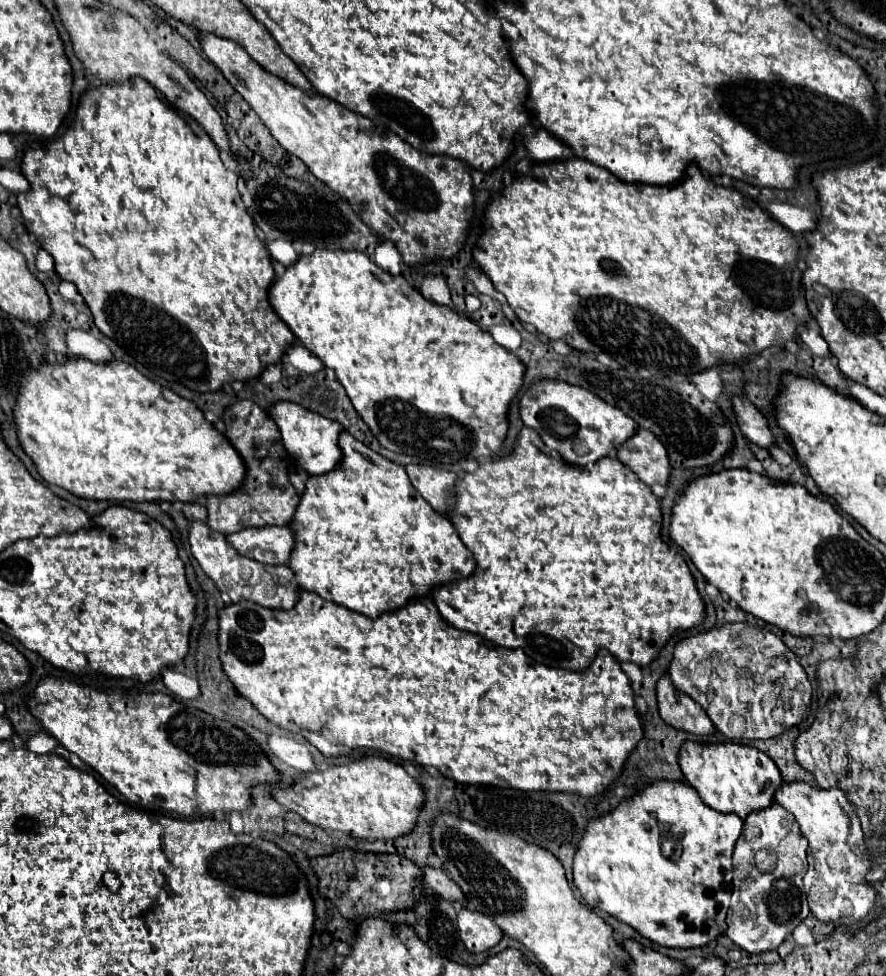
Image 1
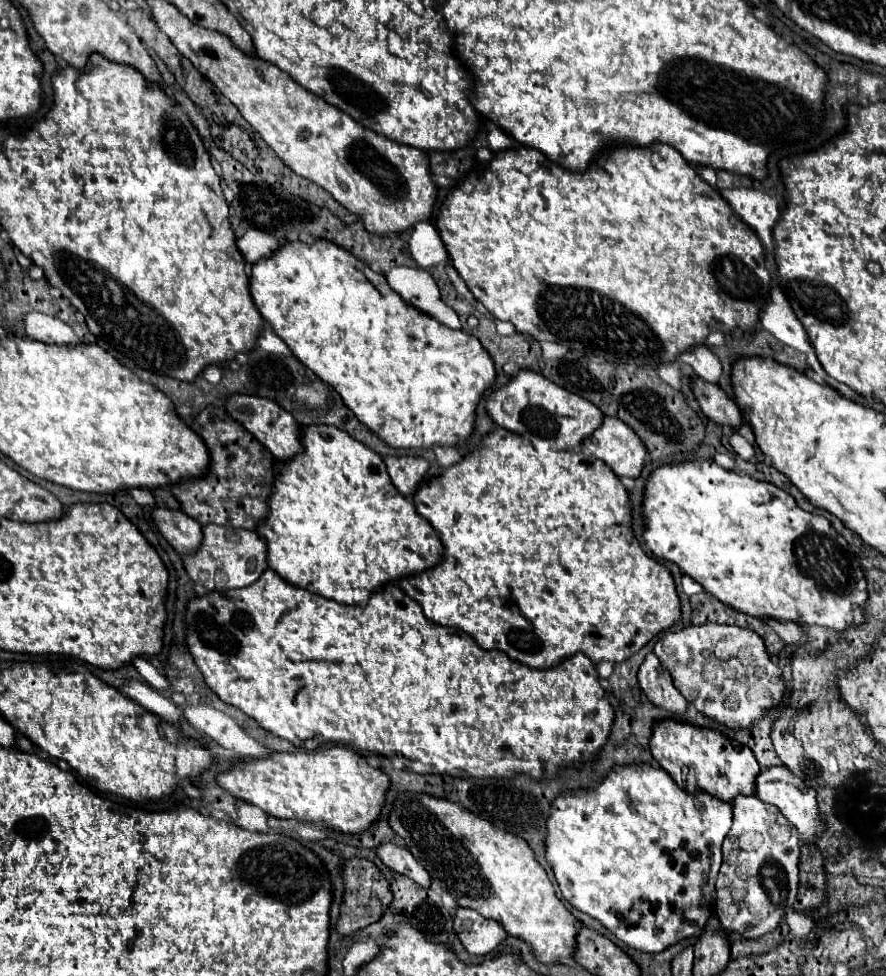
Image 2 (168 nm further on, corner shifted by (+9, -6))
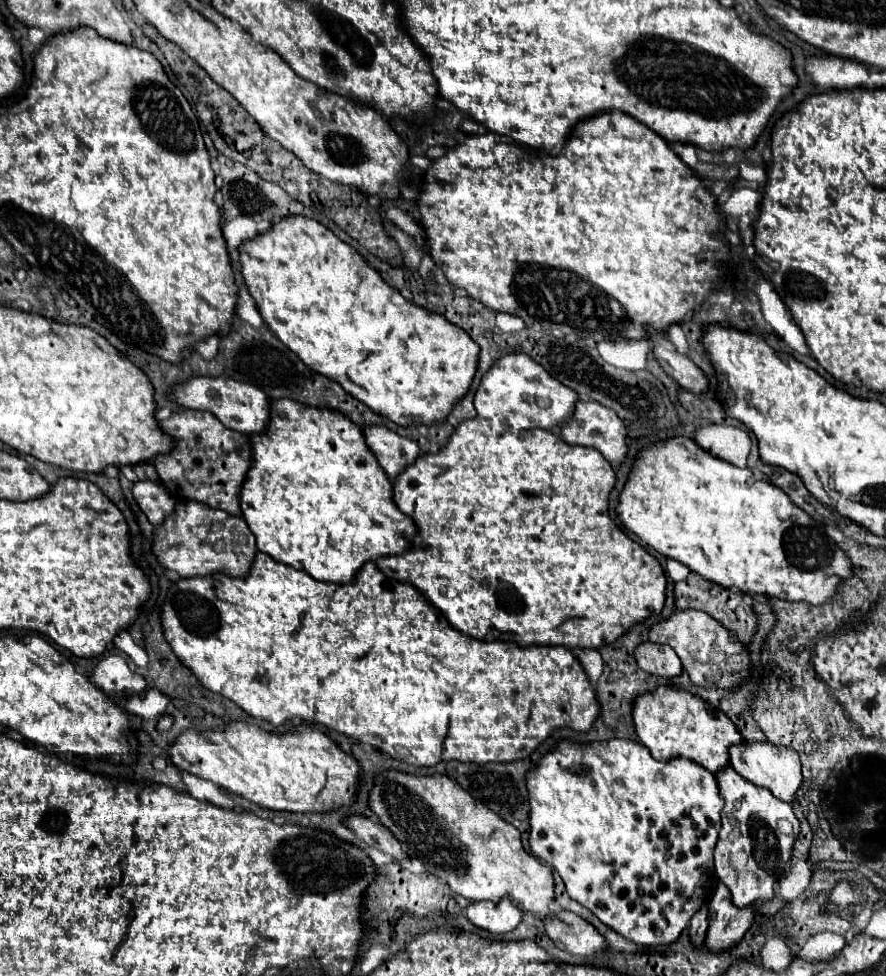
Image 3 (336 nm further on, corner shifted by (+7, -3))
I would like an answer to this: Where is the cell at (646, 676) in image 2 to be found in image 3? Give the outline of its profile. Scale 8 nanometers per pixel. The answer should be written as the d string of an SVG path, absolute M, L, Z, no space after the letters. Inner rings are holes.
M643 641L635 649L635 659L637 659L637 665L651 675L675 677L683 671L677 653L673 653L669 645L657 645L651 641Z

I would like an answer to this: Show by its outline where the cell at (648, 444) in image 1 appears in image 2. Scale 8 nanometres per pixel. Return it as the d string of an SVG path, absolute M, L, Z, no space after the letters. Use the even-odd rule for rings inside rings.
M605 416L601 428L583 440L583 450L591 456L603 460L617 476L639 478L645 460L647 448L639 436L619 418Z

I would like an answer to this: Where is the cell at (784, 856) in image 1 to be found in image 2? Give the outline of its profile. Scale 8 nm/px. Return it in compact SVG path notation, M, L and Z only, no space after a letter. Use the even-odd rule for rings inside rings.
M755 796L733 800L733 826L723 842L723 864L717 876L717 918L721 928L757 940L773 932L787 908L797 902L799 838L795 826L771 804Z

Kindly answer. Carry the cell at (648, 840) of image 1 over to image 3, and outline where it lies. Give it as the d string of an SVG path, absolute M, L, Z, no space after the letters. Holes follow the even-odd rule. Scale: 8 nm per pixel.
M563 739L549 753L545 753L525 777L527 777L527 789L529 789L531 853L559 873L571 899L579 901L605 925L609 925L611 929L615 929L629 941L635 941L637 945L667 945L667 943L677 941L681 931L689 925L691 917L711 899L719 881L715 867L713 867L713 849L715 849L719 829L721 829L723 799L719 795L715 775L709 773L707 769L701 769L701 765L693 765L693 761L689 761L687 757L673 757L673 761L657 761L651 757L649 749L643 743L631 741L631 739L593 741L593 743L583 743L583 745Z

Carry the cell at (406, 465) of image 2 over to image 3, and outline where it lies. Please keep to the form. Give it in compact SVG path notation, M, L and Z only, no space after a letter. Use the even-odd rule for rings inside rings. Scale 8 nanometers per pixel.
M367 425L363 429L365 441L371 449L371 453L377 457L379 465L389 477L399 475L409 463L413 463L421 449L415 441L383 427L383 425Z

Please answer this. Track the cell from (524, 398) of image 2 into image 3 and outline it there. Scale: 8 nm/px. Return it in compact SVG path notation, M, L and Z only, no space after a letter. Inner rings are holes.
M509 353L497 359L483 375L475 391L475 409L483 419L497 419L515 429L555 429L573 413L577 393L549 377L541 365L537 365L525 353Z

